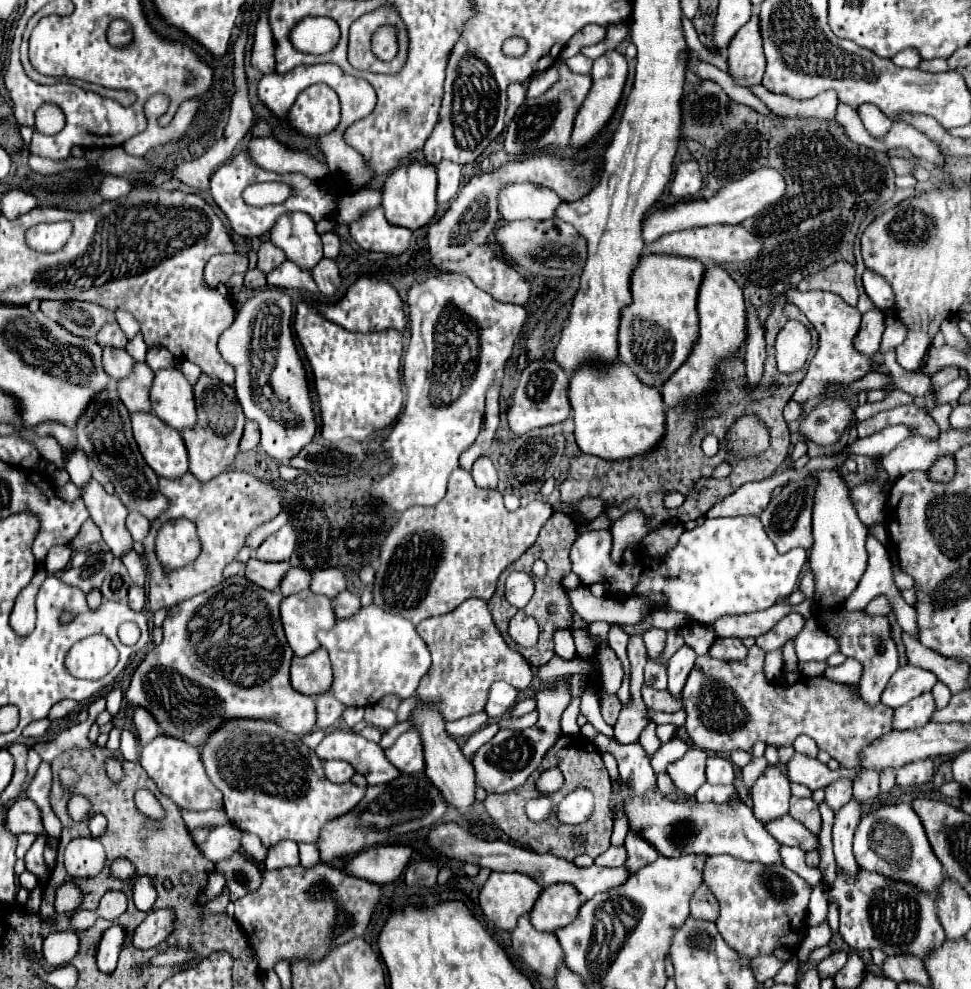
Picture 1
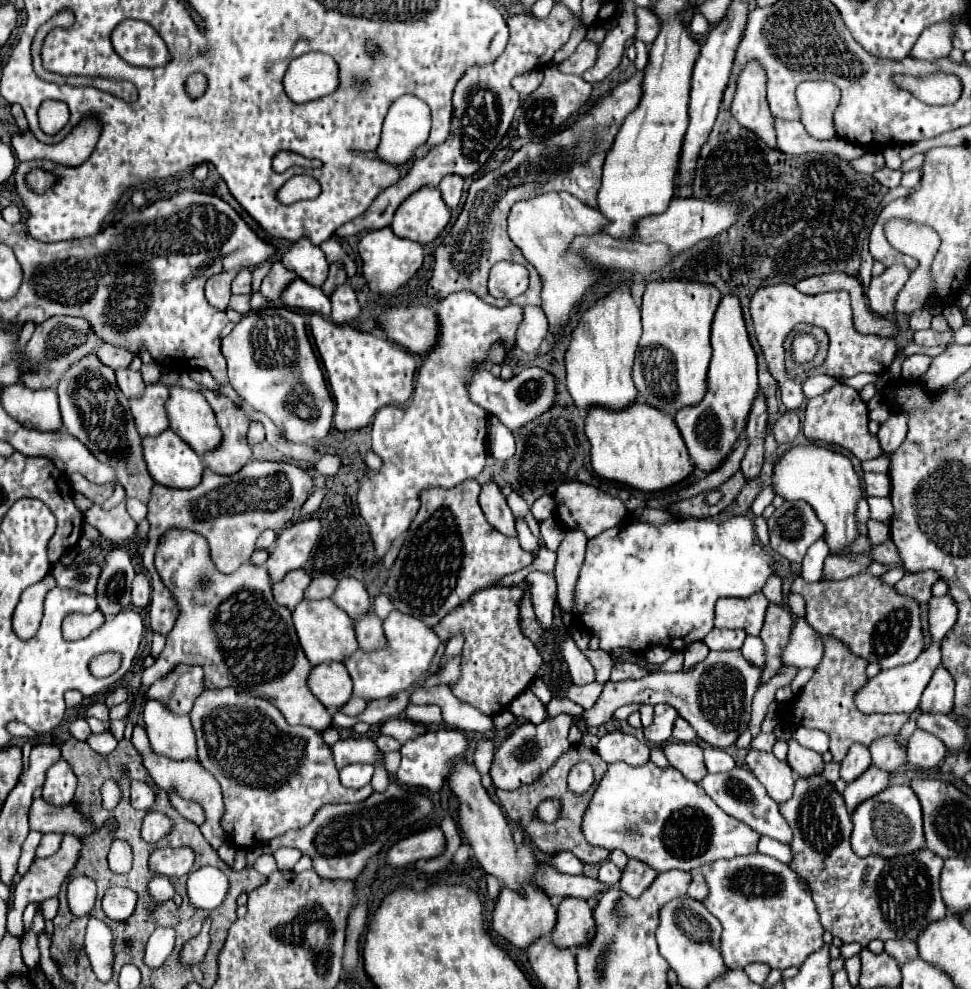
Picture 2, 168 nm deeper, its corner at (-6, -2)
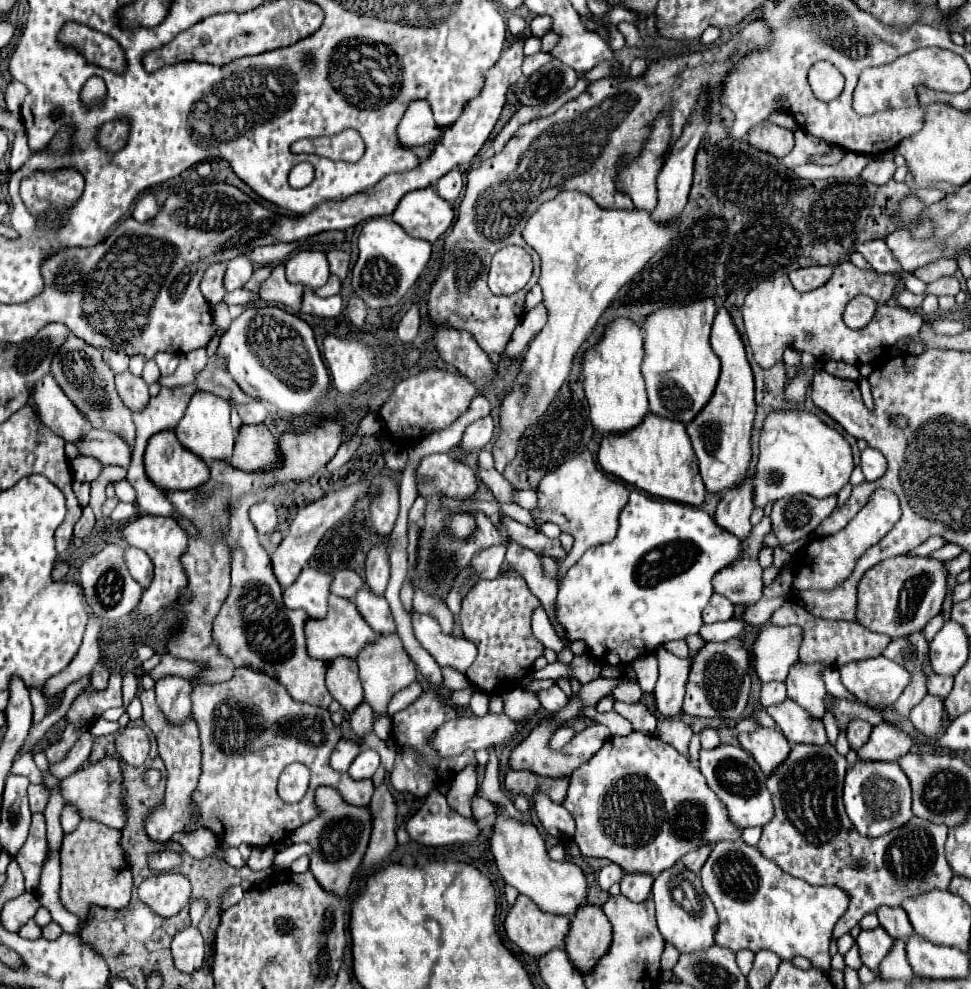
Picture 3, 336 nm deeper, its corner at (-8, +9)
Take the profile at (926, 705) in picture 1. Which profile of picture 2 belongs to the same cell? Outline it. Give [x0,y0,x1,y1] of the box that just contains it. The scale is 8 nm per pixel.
[919,665,955,713]

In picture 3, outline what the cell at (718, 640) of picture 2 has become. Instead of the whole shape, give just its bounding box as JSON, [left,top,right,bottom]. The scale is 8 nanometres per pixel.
[703,594,735,624]

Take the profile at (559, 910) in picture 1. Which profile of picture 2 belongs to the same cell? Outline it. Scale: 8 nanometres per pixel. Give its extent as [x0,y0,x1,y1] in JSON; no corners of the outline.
[551,897,595,949]

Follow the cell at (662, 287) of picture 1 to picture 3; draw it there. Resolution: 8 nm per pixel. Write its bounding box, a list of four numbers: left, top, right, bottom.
[641,298,719,424]

